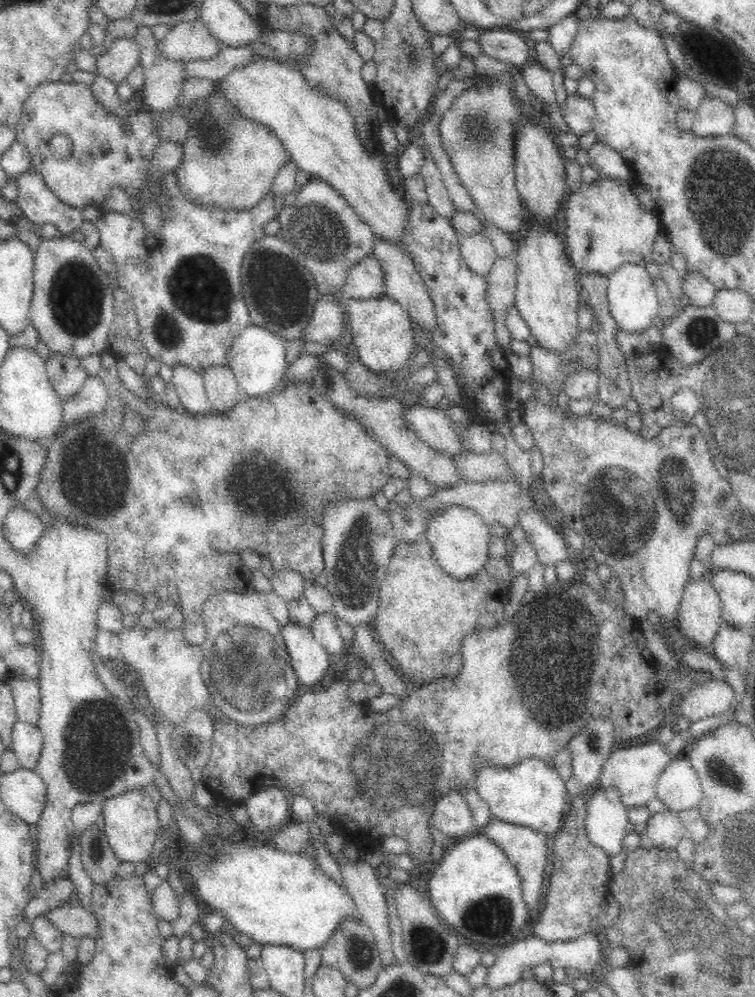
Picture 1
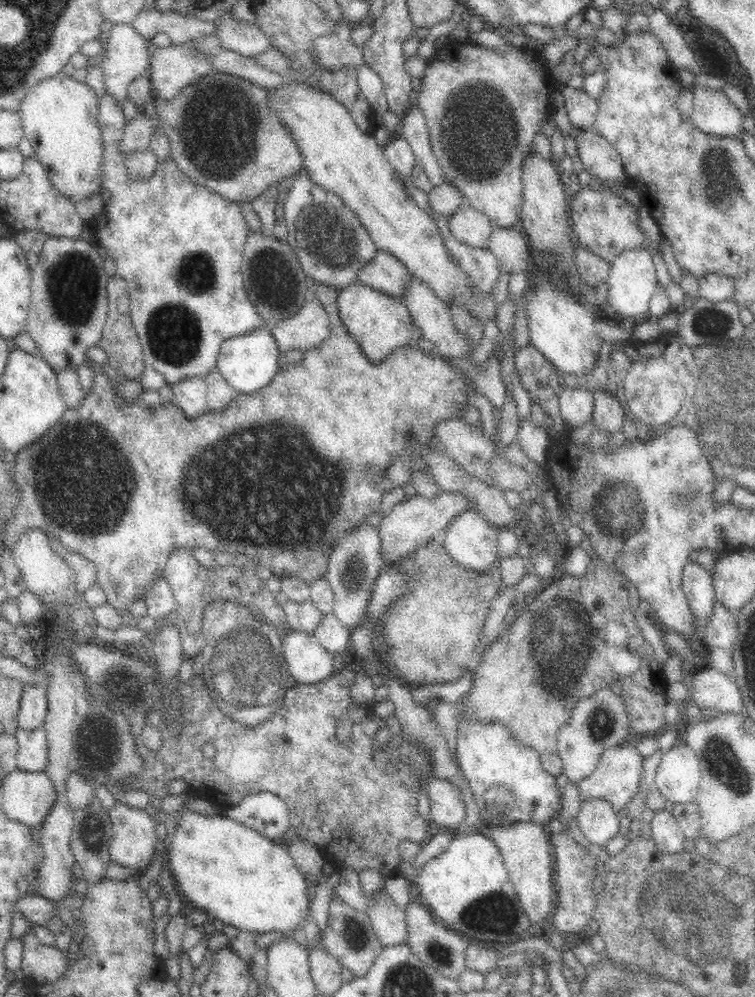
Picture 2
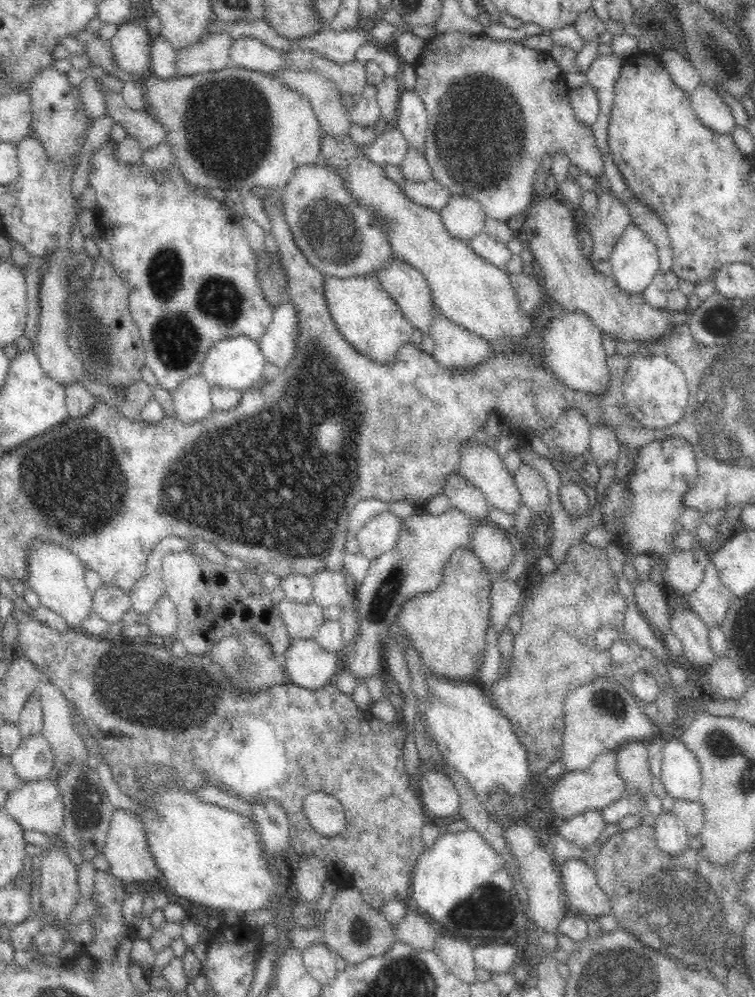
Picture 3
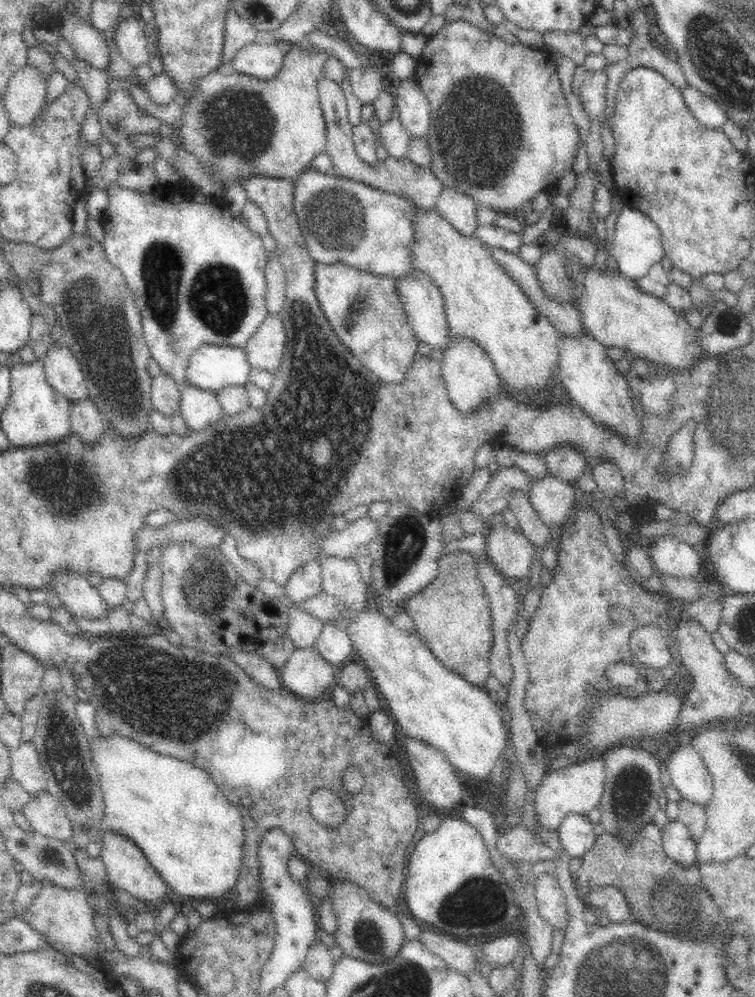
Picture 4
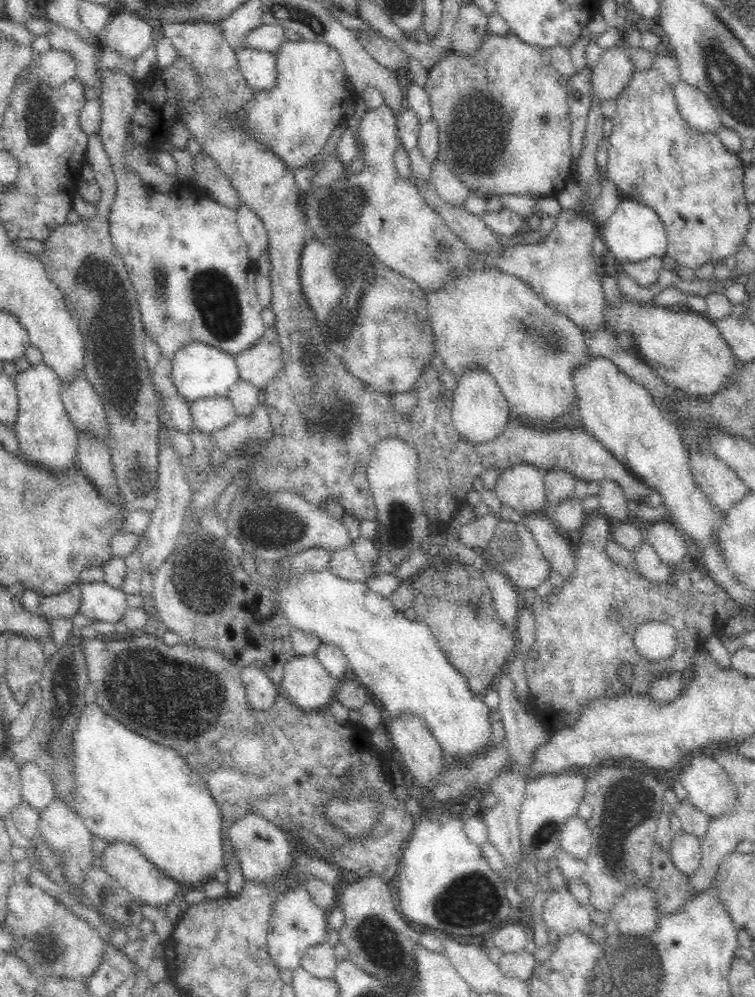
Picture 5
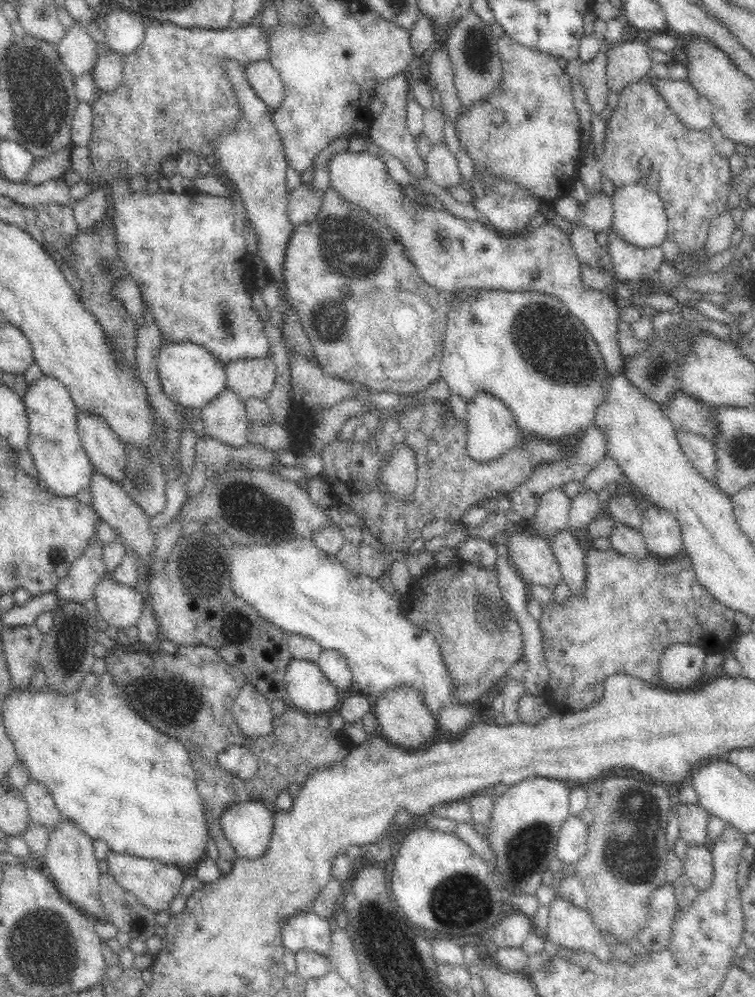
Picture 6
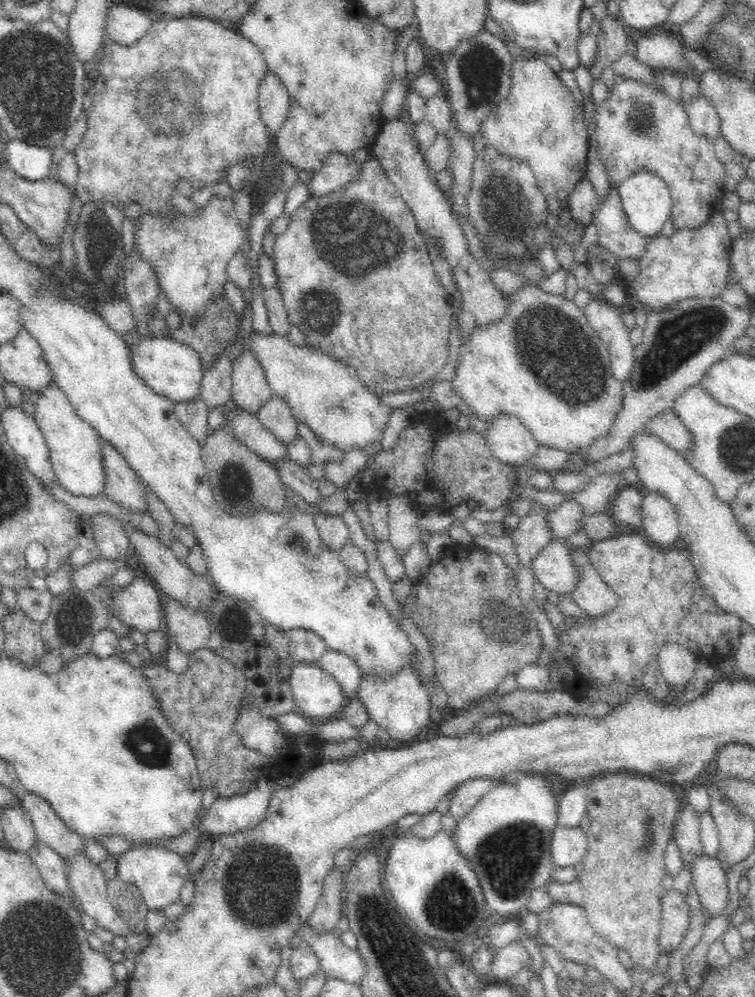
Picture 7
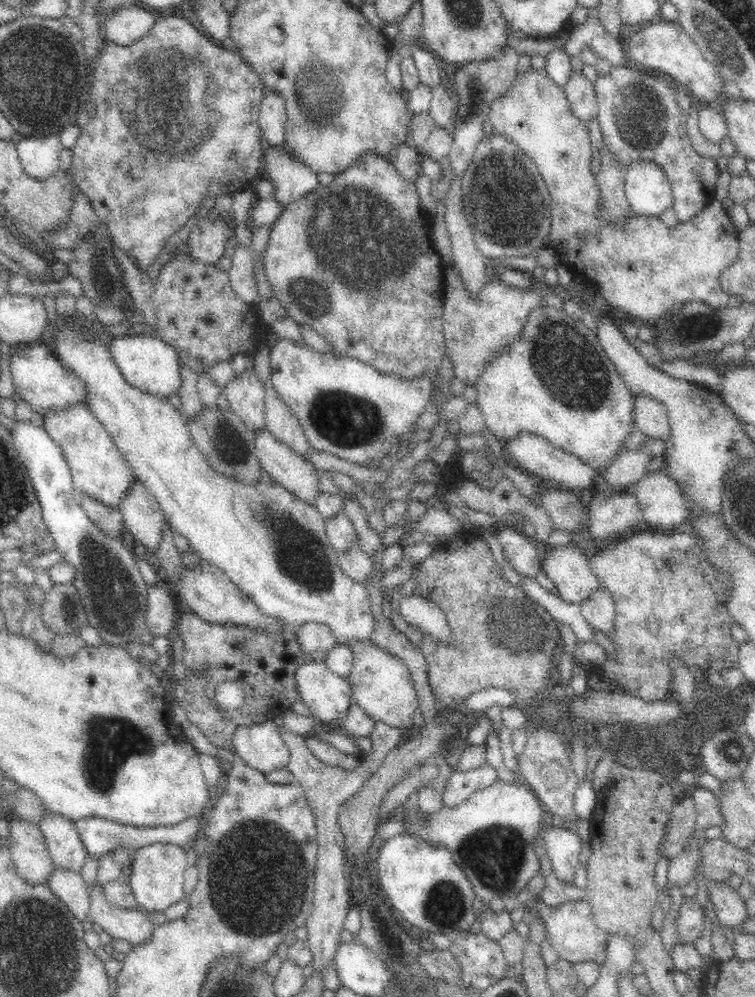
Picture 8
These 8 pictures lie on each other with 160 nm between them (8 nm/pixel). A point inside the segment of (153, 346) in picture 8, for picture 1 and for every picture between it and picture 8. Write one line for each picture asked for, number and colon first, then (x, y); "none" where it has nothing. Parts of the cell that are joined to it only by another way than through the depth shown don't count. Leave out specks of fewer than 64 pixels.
1: (258, 360)
2: (249, 362)
3: (238, 363)
4: (213, 367)
5: (199, 371)
6: (191, 375)
7: (172, 369)

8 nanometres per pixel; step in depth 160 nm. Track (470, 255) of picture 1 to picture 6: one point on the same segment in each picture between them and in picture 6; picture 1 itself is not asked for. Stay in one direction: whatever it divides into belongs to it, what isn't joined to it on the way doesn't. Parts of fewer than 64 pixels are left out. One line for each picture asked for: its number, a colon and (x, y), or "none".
2: (470, 226)
3: (464, 218)
4: (460, 211)
5: (451, 190)
6: (442, 168)

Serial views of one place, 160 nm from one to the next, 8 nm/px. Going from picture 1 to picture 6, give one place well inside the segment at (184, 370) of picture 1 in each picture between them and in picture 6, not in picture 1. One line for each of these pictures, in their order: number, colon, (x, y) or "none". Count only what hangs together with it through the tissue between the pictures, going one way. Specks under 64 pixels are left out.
2: (189, 394)
3: (191, 399)
4: (198, 408)
5: (209, 415)
6: (224, 418)

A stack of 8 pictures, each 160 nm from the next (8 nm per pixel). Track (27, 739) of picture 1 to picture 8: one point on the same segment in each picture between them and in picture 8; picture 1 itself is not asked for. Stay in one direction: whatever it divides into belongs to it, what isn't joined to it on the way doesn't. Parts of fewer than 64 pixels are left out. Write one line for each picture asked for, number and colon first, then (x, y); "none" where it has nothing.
2: (32, 754)
3: (33, 759)
4: (26, 768)
5: (37, 790)
6: (41, 806)
7: (49, 829)
8: (64, 844)

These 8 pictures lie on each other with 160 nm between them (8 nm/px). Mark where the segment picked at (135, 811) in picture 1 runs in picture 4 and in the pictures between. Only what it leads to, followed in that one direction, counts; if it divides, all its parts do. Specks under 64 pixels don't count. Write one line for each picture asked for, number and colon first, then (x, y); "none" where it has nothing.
2: (133, 844)
3: (127, 850)
4: (127, 867)

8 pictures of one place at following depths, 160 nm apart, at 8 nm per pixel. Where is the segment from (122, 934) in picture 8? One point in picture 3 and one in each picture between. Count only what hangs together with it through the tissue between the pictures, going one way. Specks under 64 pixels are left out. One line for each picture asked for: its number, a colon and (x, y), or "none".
3: (37, 805)
4: (46, 816)
5: (59, 827)
6: (71, 863)
7: (88, 885)

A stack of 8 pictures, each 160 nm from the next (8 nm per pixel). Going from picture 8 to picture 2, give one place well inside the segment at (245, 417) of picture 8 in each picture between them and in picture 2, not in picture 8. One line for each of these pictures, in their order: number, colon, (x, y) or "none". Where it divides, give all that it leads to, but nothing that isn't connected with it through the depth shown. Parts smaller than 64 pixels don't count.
2: (310, 327)
3: (279, 344)
4: (265, 351)
5: (258, 364)
6: (255, 377)
7: (250, 390)

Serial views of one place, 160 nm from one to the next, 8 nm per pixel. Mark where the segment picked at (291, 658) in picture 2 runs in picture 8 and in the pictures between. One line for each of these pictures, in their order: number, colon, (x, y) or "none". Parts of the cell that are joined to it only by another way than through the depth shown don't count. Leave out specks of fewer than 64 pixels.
3: (307, 665)
4: (306, 673)
5: (306, 683)
6: (307, 689)
7: (318, 697)
8: (328, 696)

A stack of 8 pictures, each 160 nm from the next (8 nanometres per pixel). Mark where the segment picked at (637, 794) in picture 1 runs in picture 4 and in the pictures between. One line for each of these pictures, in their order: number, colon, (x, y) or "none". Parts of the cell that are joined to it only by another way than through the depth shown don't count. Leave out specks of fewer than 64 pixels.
2: (617, 779)
3: (597, 788)
4: (578, 788)

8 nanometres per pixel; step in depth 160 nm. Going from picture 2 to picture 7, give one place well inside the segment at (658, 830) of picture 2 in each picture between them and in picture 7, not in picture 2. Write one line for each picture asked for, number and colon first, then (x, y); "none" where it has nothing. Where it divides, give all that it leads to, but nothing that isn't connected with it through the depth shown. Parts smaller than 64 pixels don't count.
3: (670, 835)
4: (678, 844)
5: (685, 851)
6: (697, 863)
7: (709, 880)

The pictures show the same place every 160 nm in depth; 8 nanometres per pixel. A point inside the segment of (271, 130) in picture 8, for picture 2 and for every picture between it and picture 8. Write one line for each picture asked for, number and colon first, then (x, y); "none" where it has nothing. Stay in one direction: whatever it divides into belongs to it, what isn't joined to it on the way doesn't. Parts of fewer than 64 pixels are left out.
2: (245, 38)
3: (247, 52)
4: (262, 61)
5: (258, 67)
6: (264, 79)
7: (273, 98)

